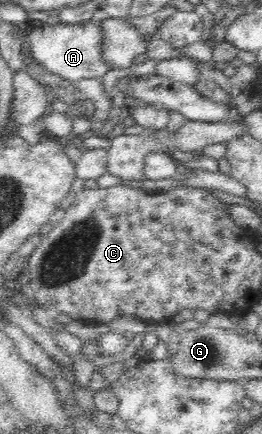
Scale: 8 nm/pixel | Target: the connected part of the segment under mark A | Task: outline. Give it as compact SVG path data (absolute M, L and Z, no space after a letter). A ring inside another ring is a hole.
M88 21L86 23L70 25L60 22L57 24L43 24L41 27L34 28L27 37L28 47L30 49L29 53L34 58L34 61L44 67L46 71L58 75L62 79L68 79L68 81L74 84L94 84L105 73L116 68L108 65L101 56L103 54L101 53L101 45L103 42L101 22Z

